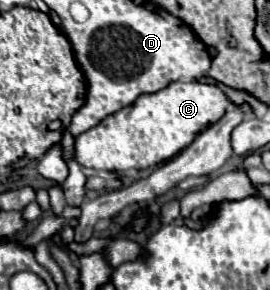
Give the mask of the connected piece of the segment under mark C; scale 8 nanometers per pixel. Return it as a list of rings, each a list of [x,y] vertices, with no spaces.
[[[200,81],[170,83],[166,89],[140,95],[132,105],[108,115],[102,123],[78,135],[74,145],[76,161],[96,171],[154,167],[186,149],[202,127],[216,123],[226,113],[228,103],[228,97],[218,85]]]

